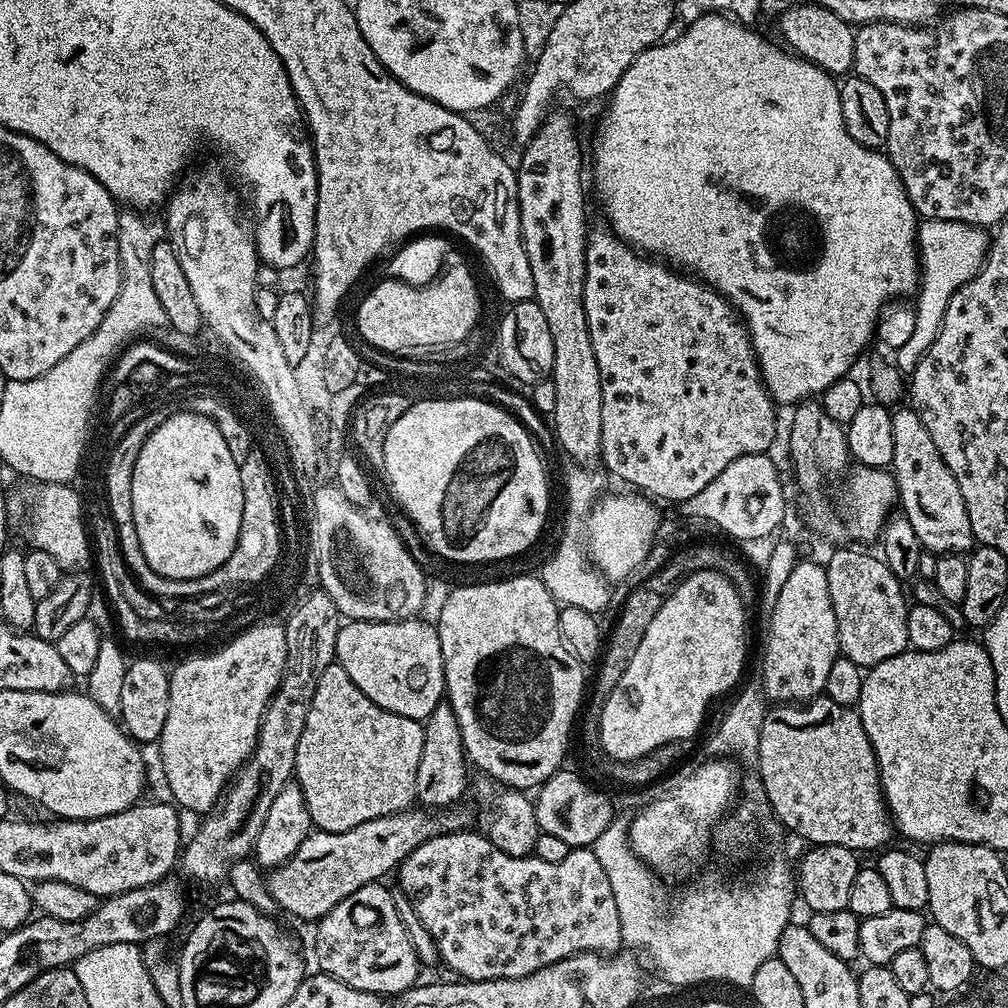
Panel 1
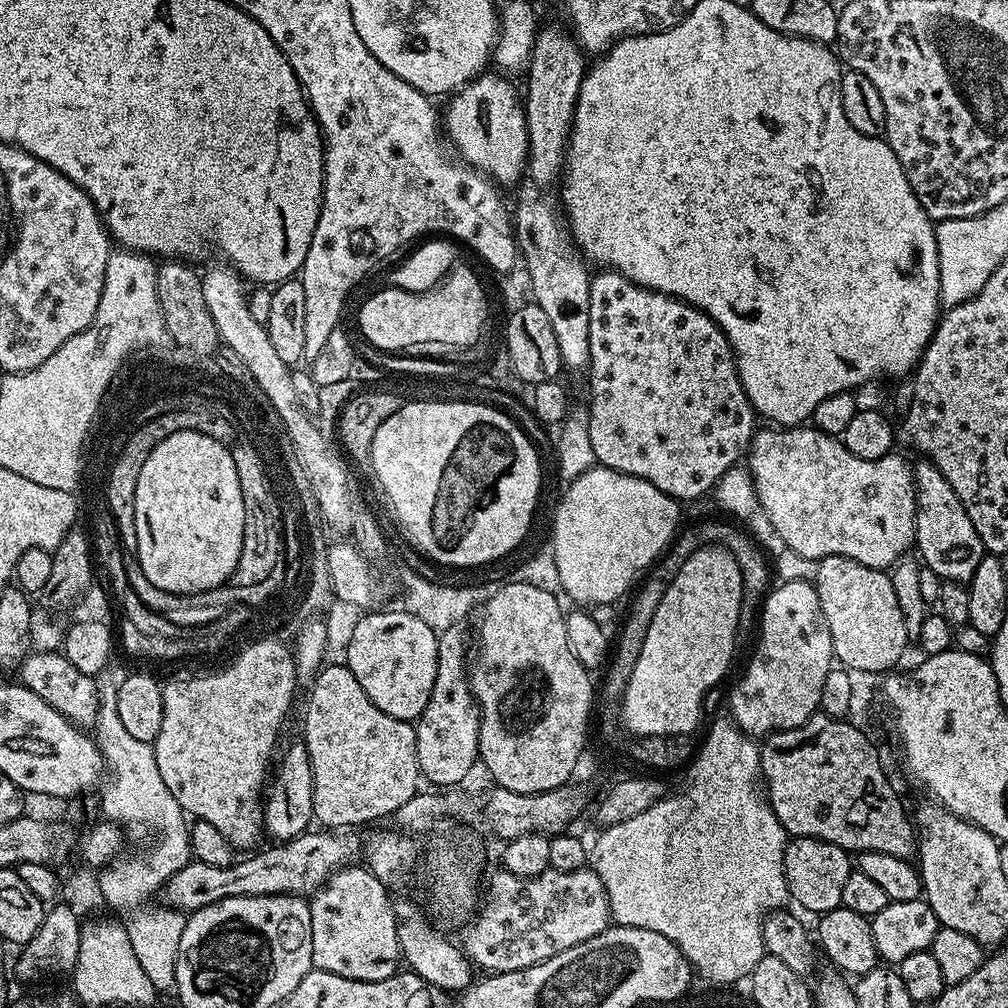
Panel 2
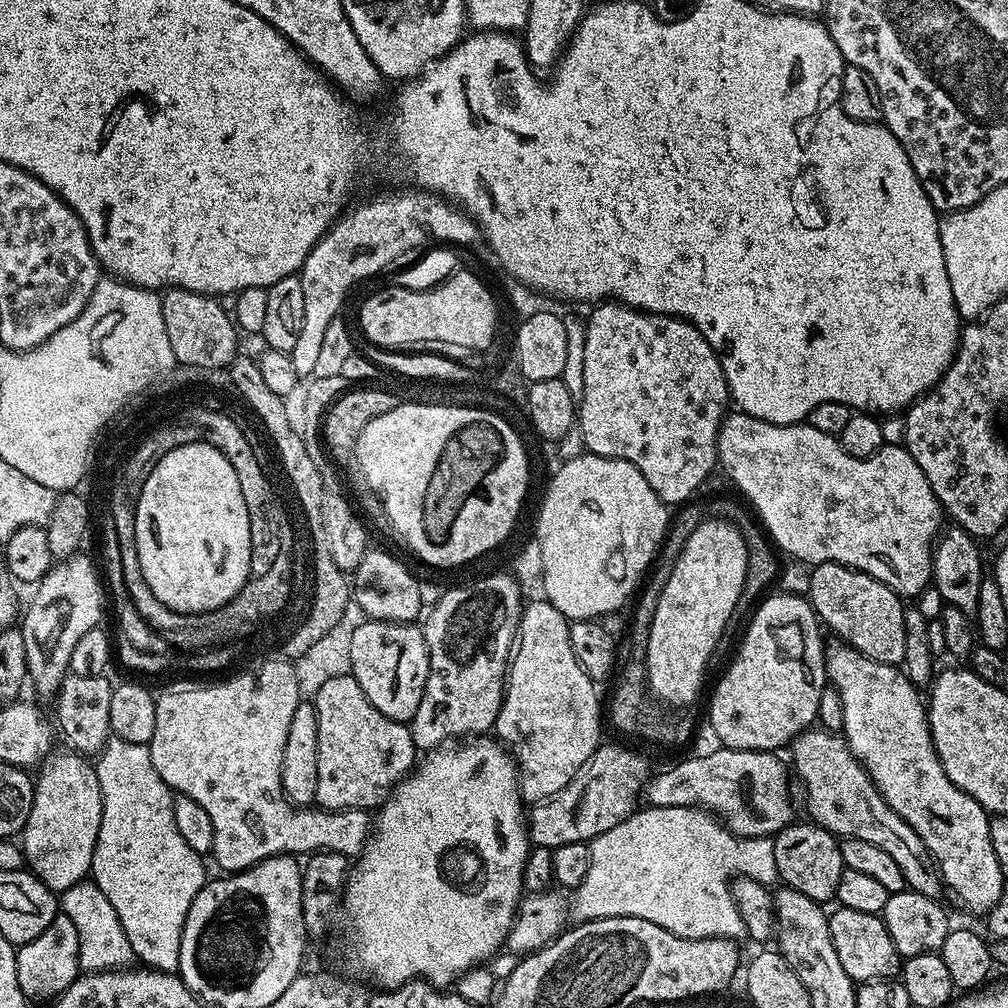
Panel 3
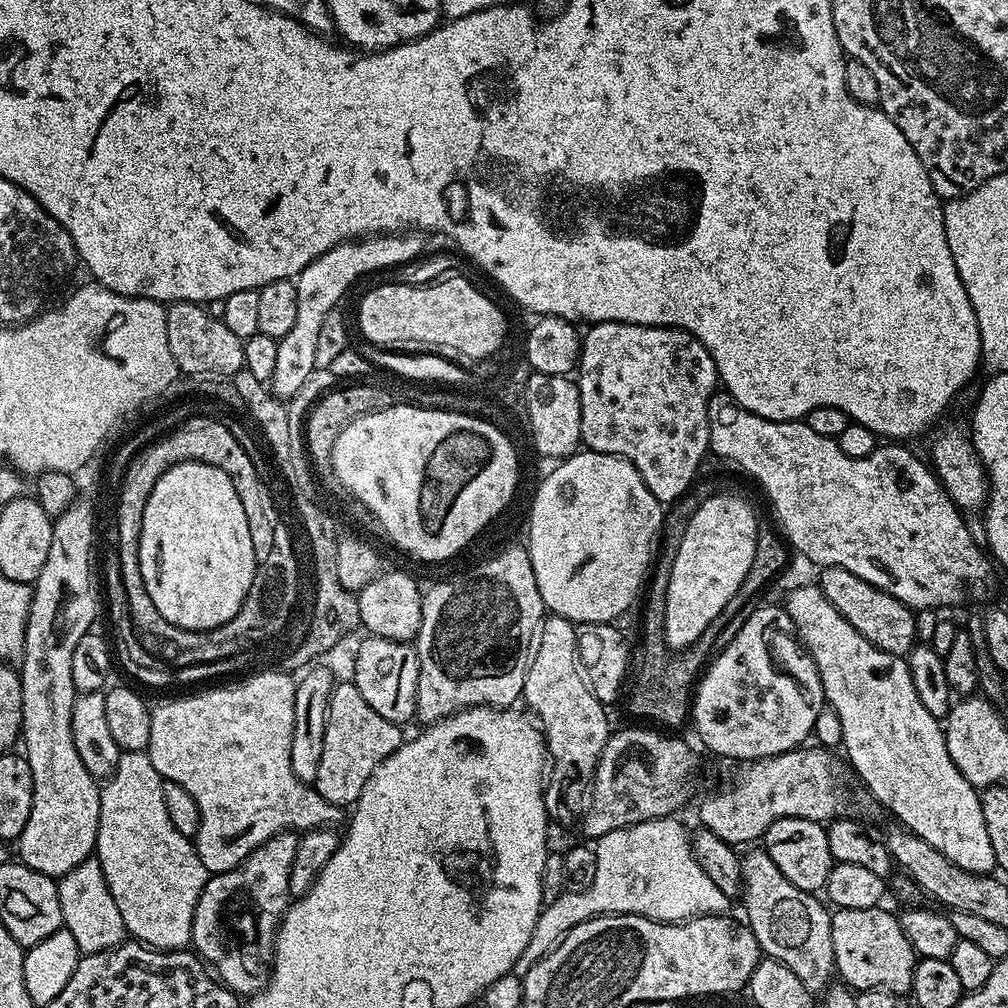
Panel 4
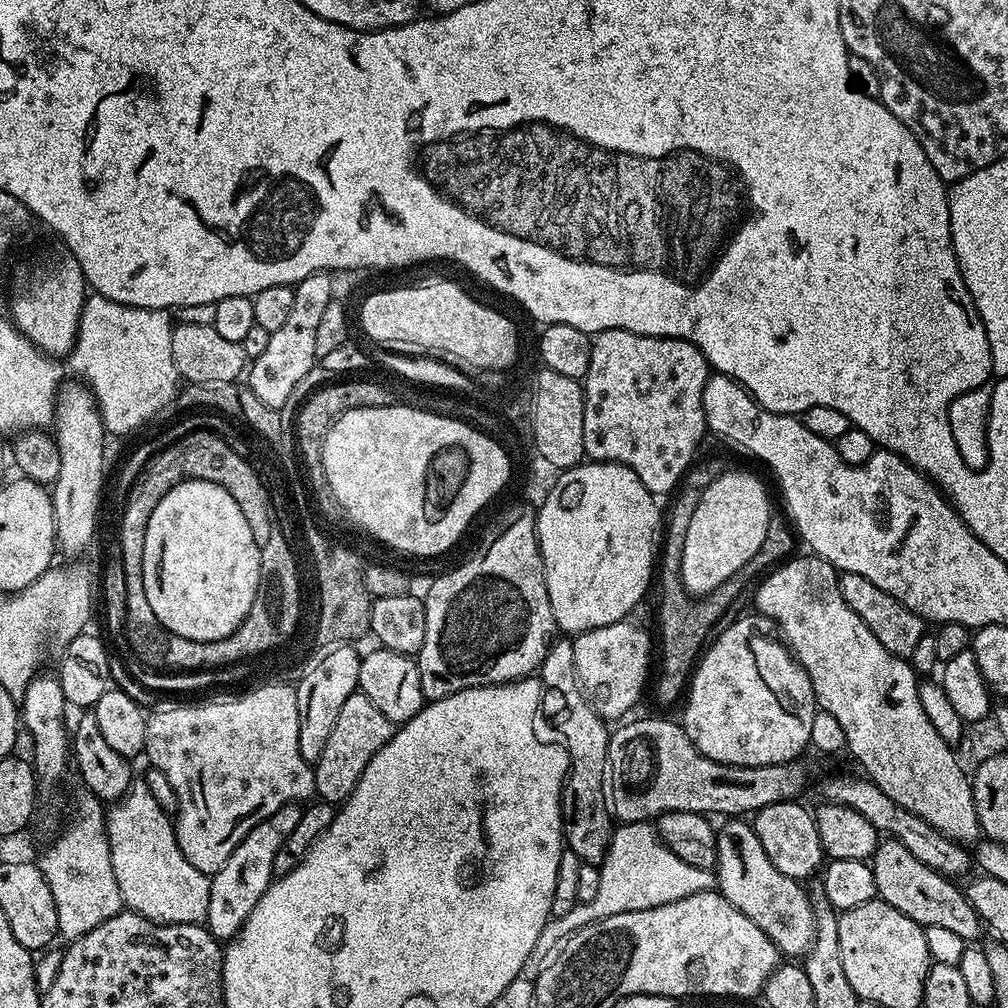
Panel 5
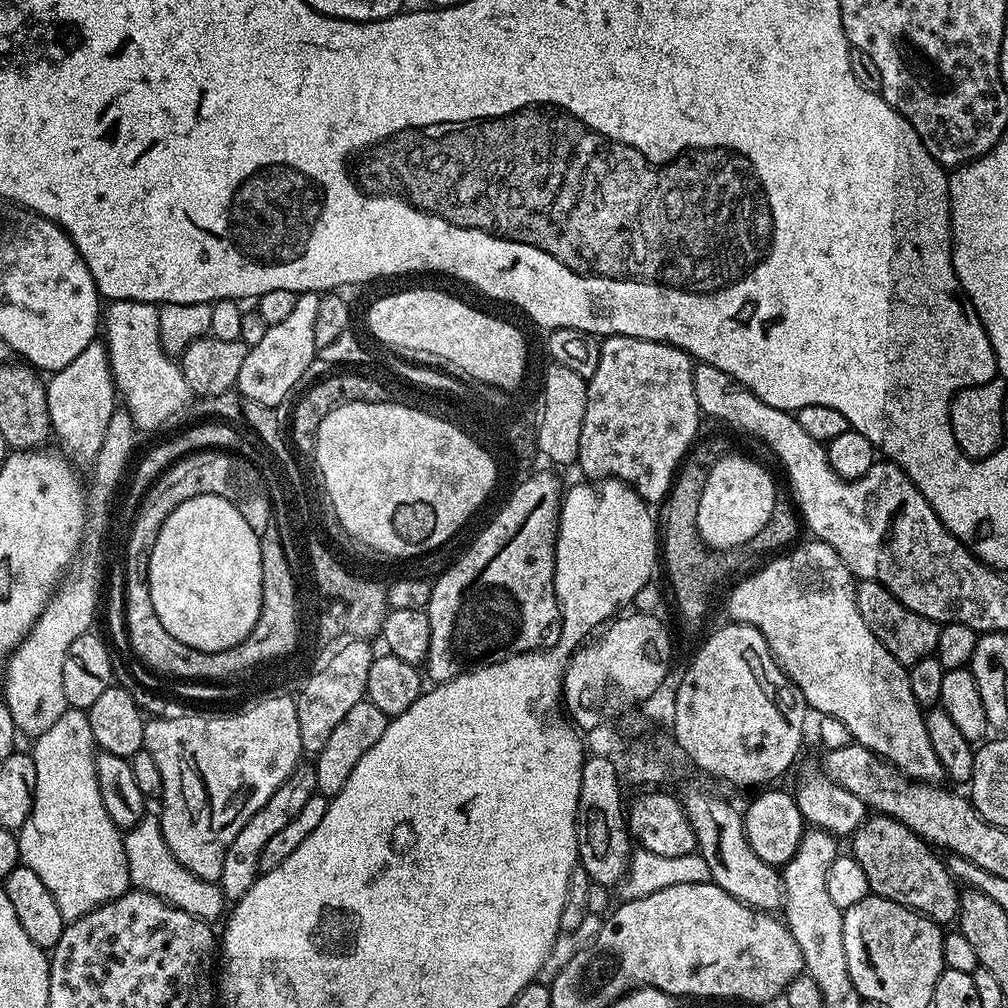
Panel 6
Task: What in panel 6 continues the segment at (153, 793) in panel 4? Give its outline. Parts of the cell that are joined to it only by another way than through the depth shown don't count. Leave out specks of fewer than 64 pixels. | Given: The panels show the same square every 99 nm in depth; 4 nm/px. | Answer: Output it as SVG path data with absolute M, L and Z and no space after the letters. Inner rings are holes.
M146 814L133 828L123 833L126 850L126 866L130 870L131 887L138 892L149 892L172 904L178 910L186 910L186 914L194 914L194 918L216 922L226 912L224 891L219 883L211 880L199 880L174 854L170 854L170 846L166 846L166 838L162 838L162 826L159 815Z

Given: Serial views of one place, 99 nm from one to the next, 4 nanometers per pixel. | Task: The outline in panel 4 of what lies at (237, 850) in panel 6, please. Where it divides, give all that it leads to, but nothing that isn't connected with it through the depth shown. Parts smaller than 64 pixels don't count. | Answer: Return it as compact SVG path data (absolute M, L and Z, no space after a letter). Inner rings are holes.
M292 830L274 834L266 842L262 842L262 846L255 848L238 866L209 875L206 886L198 898L192 923L191 947L211 969L215 979L241 998L255 996L268 984L272 958L276 950L276 929L280 927L280 921L283 920L290 903L290 870L294 866L294 854L298 854L299 841L300 836Z

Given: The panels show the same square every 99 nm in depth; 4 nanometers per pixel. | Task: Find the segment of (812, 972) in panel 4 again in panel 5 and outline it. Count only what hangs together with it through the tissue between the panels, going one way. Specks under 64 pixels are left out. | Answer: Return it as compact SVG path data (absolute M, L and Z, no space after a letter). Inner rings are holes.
M728 818L721 824L724 825L716 828L714 869L720 895L765 932L785 957L807 956L816 933L816 913L812 911L809 893L800 889L801 881L791 880L766 858L766 850L762 850L762 842L758 842L758 834L747 819Z

